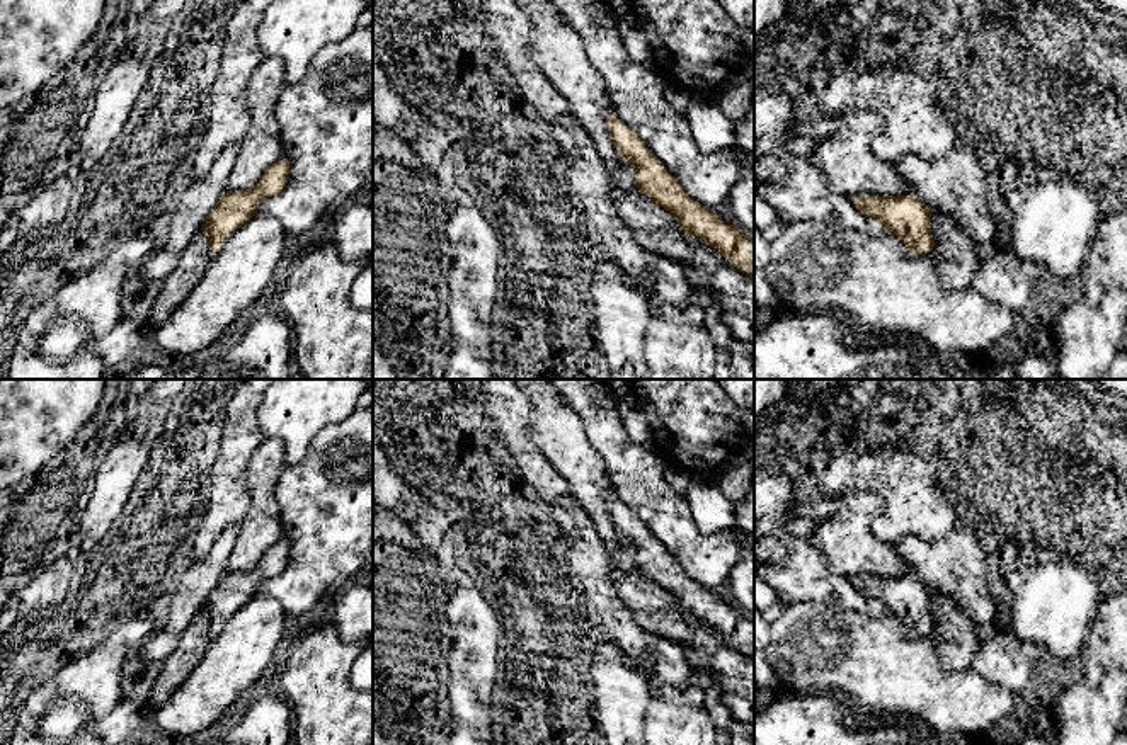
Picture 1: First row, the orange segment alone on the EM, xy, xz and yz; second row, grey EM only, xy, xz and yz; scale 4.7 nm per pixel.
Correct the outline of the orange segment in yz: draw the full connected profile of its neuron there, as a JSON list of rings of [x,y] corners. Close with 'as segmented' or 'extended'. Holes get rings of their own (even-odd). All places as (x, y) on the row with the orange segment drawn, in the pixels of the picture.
[[[855,196],[853,204],[870,218],[880,219],[887,231],[904,242],[907,252],[919,255],[933,250],[930,208],[916,196]]]; as segmented

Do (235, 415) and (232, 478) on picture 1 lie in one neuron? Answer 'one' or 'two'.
one

